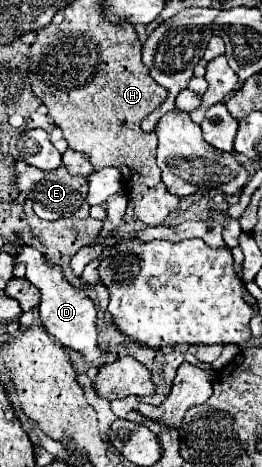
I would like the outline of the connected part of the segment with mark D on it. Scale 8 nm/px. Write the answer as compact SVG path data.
M24 245L22 249L18 249L16 261L26 265L26 279L28 279L34 287L38 287L38 291L42 293L38 311L40 311L40 319L42 319L46 331L48 331L56 341L60 341L62 345L66 345L68 349L74 349L76 353L80 353L86 363L96 363L96 361L100 361L102 349L100 349L100 345L98 345L98 335L96 335L96 325L94 325L94 323L96 323L96 309L94 309L94 303L84 295L84 291L72 287L72 285L64 279L60 267L52 267L52 265L44 259L44 255L42 255L40 251L36 251L34 247Z

